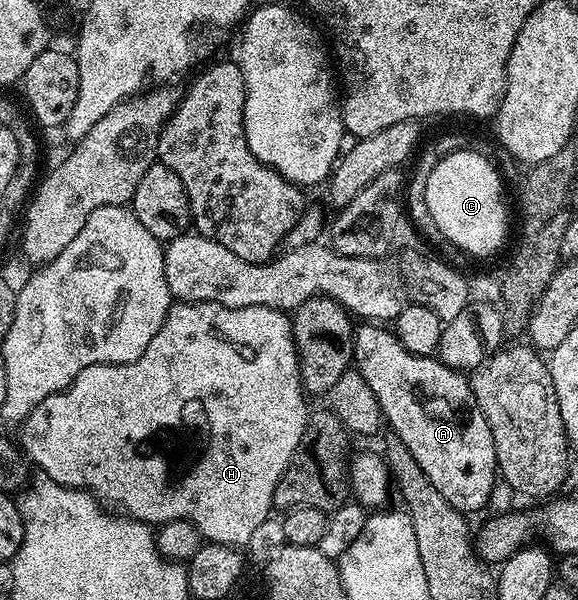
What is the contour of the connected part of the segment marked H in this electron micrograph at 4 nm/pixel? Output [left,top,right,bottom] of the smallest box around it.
[20,301,308,548]

